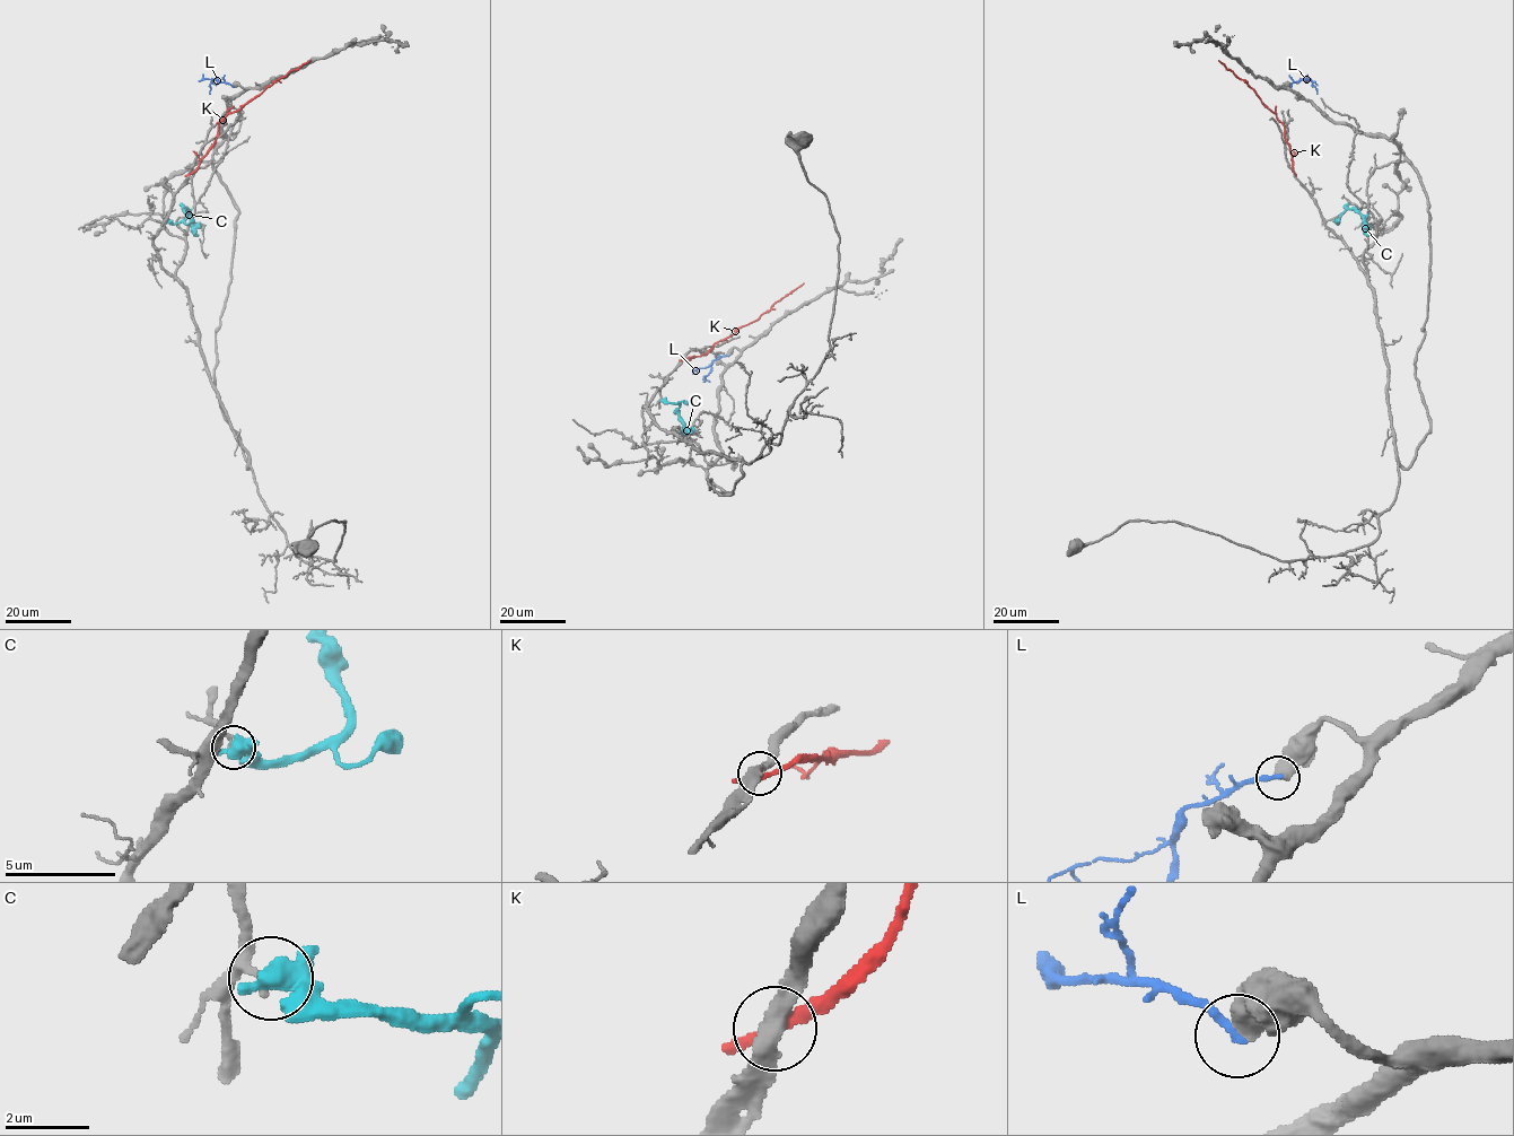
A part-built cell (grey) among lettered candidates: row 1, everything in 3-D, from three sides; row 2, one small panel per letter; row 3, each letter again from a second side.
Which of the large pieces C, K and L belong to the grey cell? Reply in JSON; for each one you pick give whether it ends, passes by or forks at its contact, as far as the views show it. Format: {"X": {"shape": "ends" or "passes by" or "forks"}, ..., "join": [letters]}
{"join": []}

